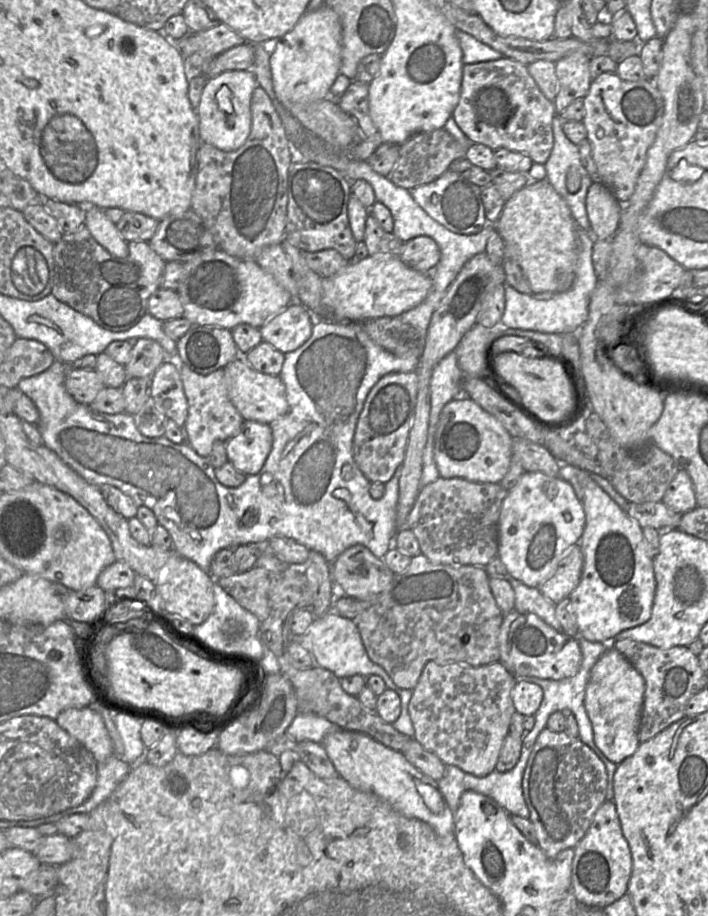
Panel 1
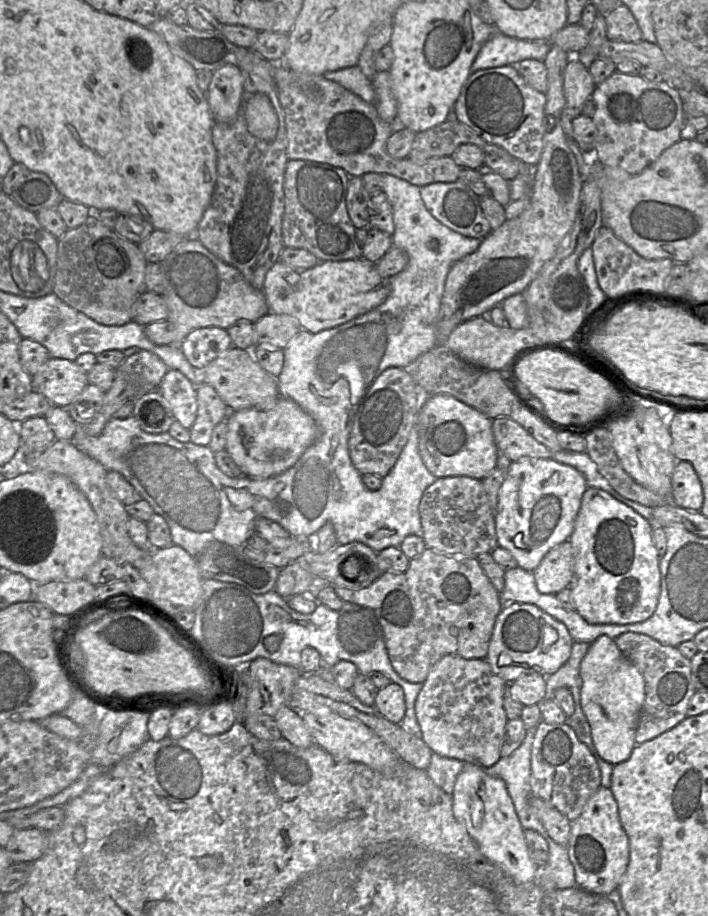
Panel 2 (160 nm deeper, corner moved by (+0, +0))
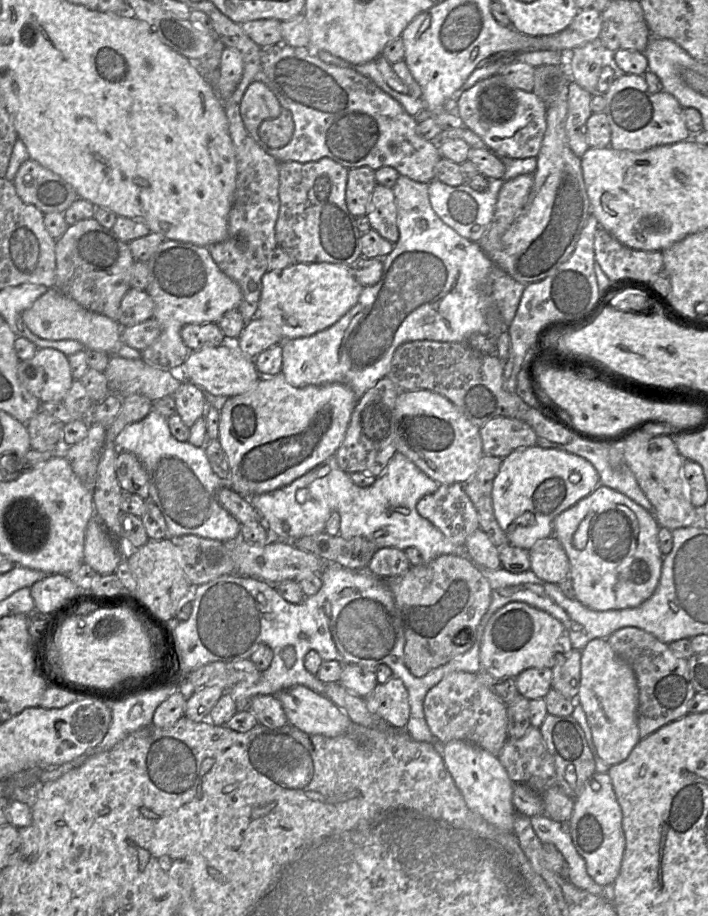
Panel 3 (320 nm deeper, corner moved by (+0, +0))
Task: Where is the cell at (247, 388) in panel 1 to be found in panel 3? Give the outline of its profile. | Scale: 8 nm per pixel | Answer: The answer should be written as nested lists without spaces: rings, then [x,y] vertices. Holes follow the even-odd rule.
[[[220,345],[217,347],[202,347],[190,351],[181,369],[182,378],[188,380],[216,397],[229,398],[249,391],[260,380],[254,358],[248,357],[237,348]]]

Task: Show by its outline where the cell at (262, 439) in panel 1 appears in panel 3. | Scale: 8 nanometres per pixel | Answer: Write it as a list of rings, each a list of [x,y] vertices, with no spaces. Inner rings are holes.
[[[283,375],[262,376],[249,391],[227,398],[221,408],[219,441],[231,469],[230,487],[244,497],[268,493],[289,485],[336,454],[359,399],[339,383],[295,387]]]

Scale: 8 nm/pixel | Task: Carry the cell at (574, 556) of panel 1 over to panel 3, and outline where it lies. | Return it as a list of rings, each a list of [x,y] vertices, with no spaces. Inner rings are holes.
[[[556,536],[538,540],[529,551],[530,569],[546,582],[558,584],[570,577],[570,562]]]

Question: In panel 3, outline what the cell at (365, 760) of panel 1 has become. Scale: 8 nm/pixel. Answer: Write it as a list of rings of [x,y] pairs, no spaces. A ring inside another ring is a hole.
[[[303,685],[283,689],[276,697],[289,724],[307,734],[335,737],[351,726],[350,718],[330,699]]]

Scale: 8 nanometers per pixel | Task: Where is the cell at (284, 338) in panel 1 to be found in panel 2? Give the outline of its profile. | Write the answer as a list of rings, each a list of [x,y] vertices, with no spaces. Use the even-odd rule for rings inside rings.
[[[268,313],[254,323],[254,329],[255,345],[284,349],[301,327],[290,315]]]

